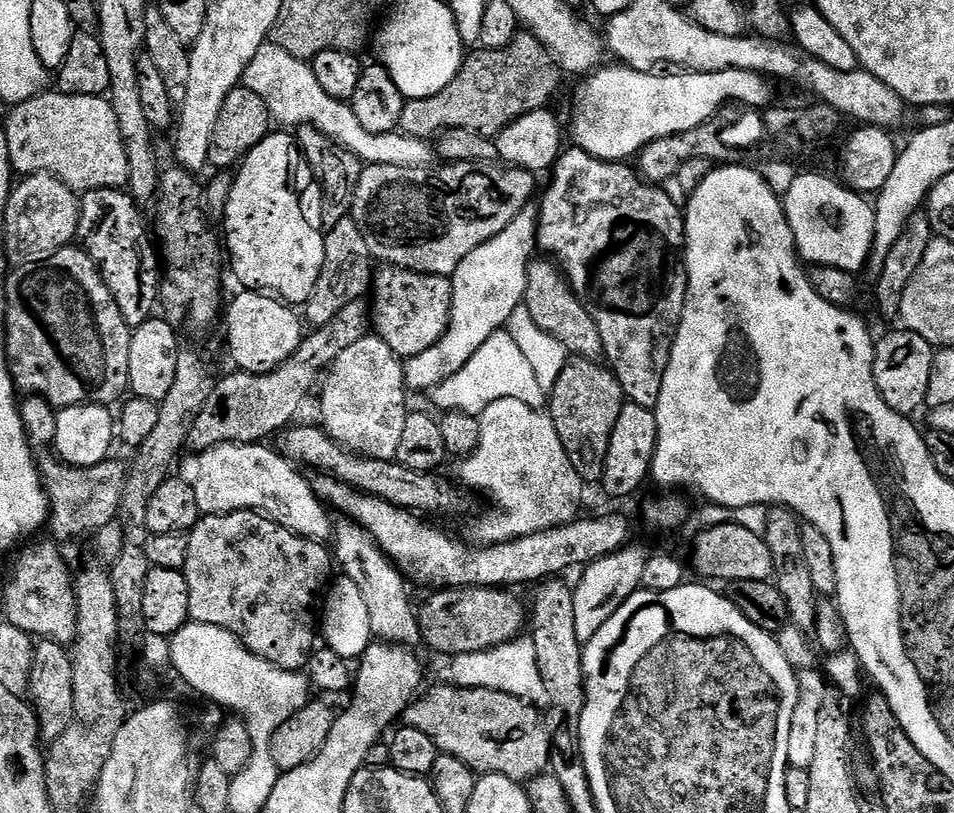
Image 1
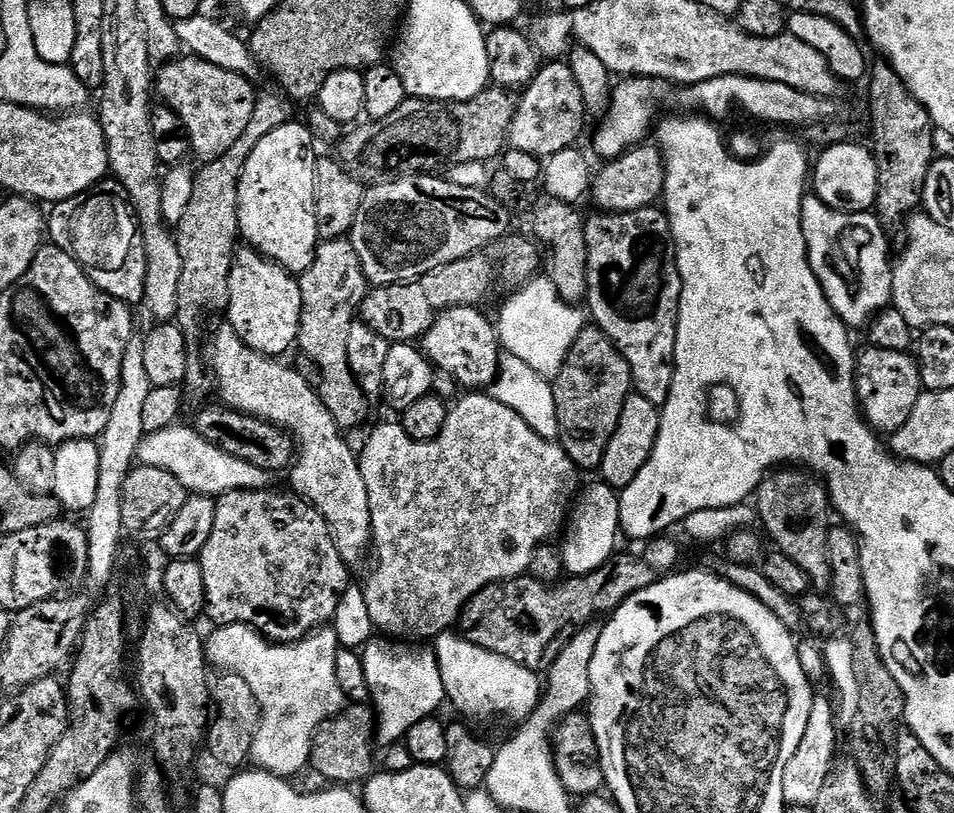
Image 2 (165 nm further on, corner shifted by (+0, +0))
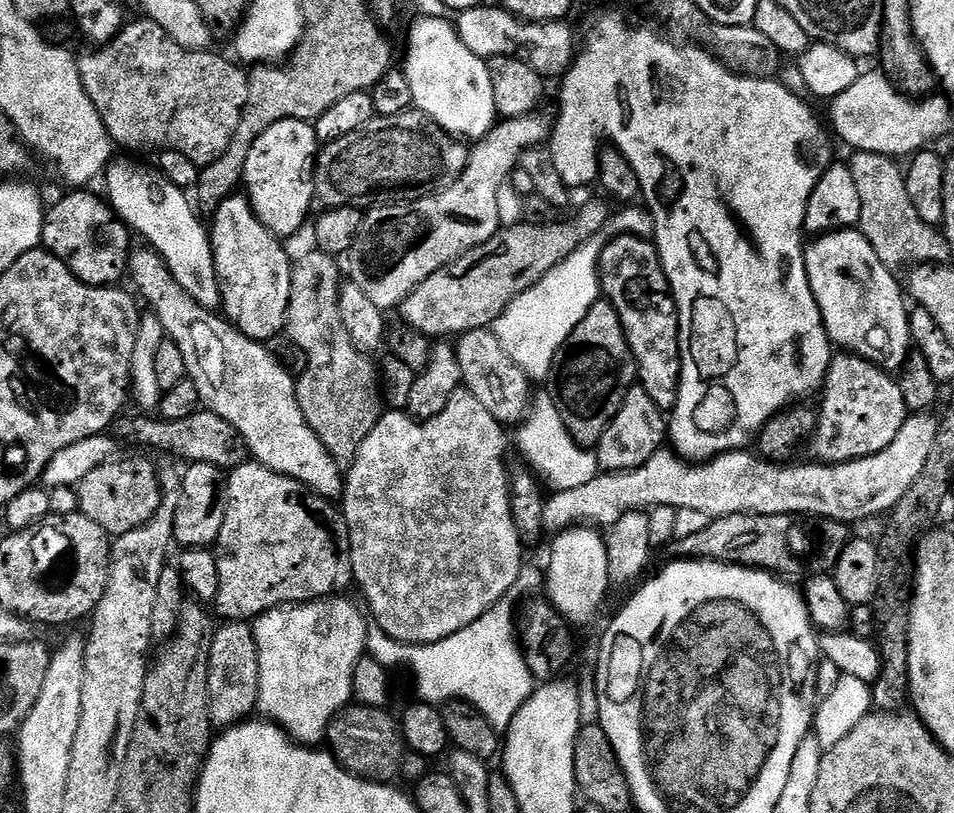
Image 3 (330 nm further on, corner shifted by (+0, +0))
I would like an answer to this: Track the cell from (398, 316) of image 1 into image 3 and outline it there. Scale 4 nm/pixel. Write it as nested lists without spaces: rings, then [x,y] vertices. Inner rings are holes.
[[[479,328],[463,332],[455,341],[458,354],[458,366],[462,368],[462,384],[467,388],[500,424],[505,426],[519,425],[528,415],[528,409],[534,395],[533,381],[529,380],[524,369],[502,350],[502,342],[498,342],[492,328]]]

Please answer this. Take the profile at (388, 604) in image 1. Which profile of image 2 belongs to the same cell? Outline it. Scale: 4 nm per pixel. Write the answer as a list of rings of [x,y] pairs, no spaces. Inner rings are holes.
[[[226,322],[212,336],[210,372],[218,396],[220,392],[219,399],[235,412],[276,424],[292,437],[297,457],[290,469],[291,491],[303,496],[326,518],[342,562],[356,570],[364,559],[369,559],[372,546],[372,503],[370,494],[366,494],[366,478],[362,478],[357,453],[352,453],[344,441],[345,433],[326,410],[319,391],[308,385],[306,377],[280,363],[284,362],[250,350]]]

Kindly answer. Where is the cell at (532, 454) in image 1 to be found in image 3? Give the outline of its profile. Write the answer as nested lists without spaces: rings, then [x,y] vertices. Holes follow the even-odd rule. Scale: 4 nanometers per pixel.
[[[461,386],[446,402],[446,410],[434,418],[426,421],[413,420],[411,416],[400,410],[388,410],[381,415],[380,420],[370,430],[370,434],[362,442],[354,462],[347,469],[344,482],[344,495],[342,497],[342,515],[348,526],[350,538],[350,550],[352,551],[352,578],[355,587],[364,591],[364,600],[368,603],[367,611],[372,611],[371,619],[390,638],[394,638],[403,644],[433,644],[442,638],[448,638],[450,634],[456,634],[470,622],[474,622],[492,609],[499,600],[505,599],[516,586],[516,580],[520,577],[521,568],[525,567],[524,548],[518,530],[514,526],[514,518],[510,510],[510,490],[508,489],[509,465],[504,465],[504,455],[510,448],[510,436],[506,433],[505,425],[500,424],[470,394],[467,388]]]

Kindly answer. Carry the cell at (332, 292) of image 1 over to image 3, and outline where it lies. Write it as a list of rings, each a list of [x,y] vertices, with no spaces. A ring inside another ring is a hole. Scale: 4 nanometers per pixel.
[[[311,250],[305,256],[296,256],[292,266],[292,285],[290,286],[290,306],[288,307],[288,323],[286,336],[289,336],[304,351],[308,361],[304,364],[304,373],[296,380],[296,397],[298,406],[302,406],[302,414],[306,422],[318,434],[322,446],[334,457],[337,464],[350,466],[362,446],[362,442],[374,430],[374,426],[382,415],[382,380],[378,368],[371,364],[369,357],[359,352],[350,342],[350,334],[346,334],[346,326],[342,326],[342,314],[338,314],[338,298],[342,283],[342,268],[337,257],[328,256],[325,252]]]

